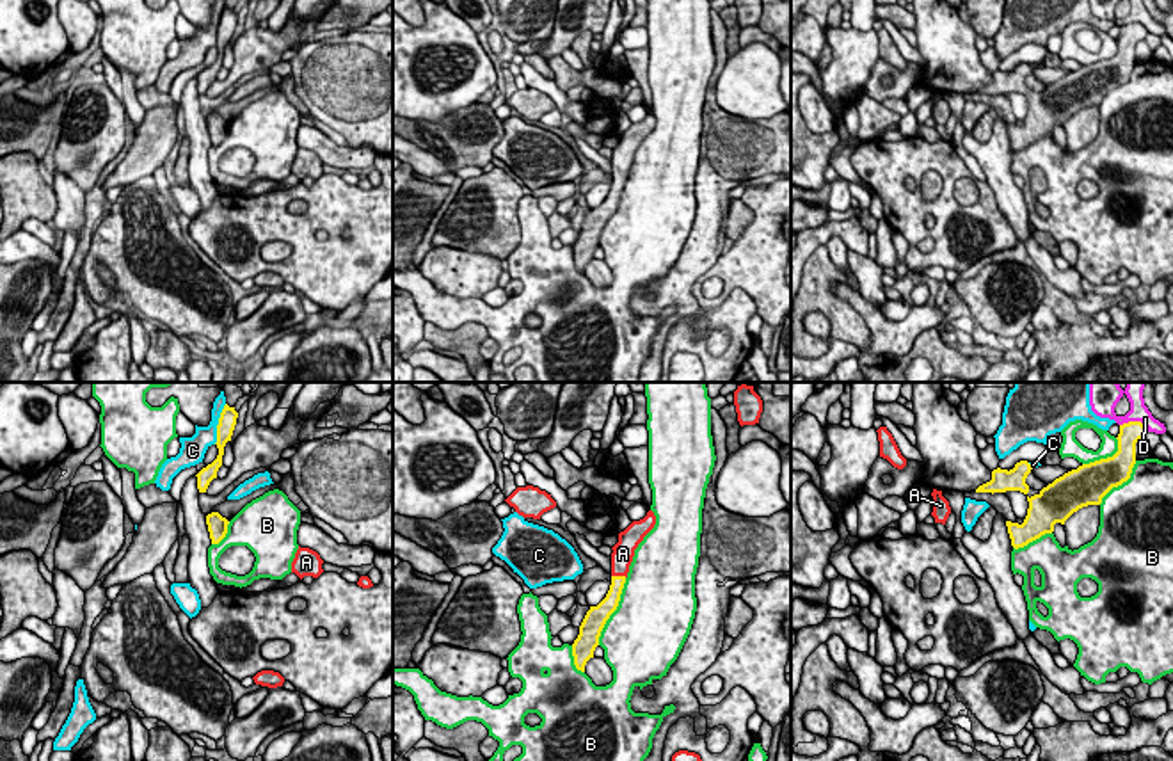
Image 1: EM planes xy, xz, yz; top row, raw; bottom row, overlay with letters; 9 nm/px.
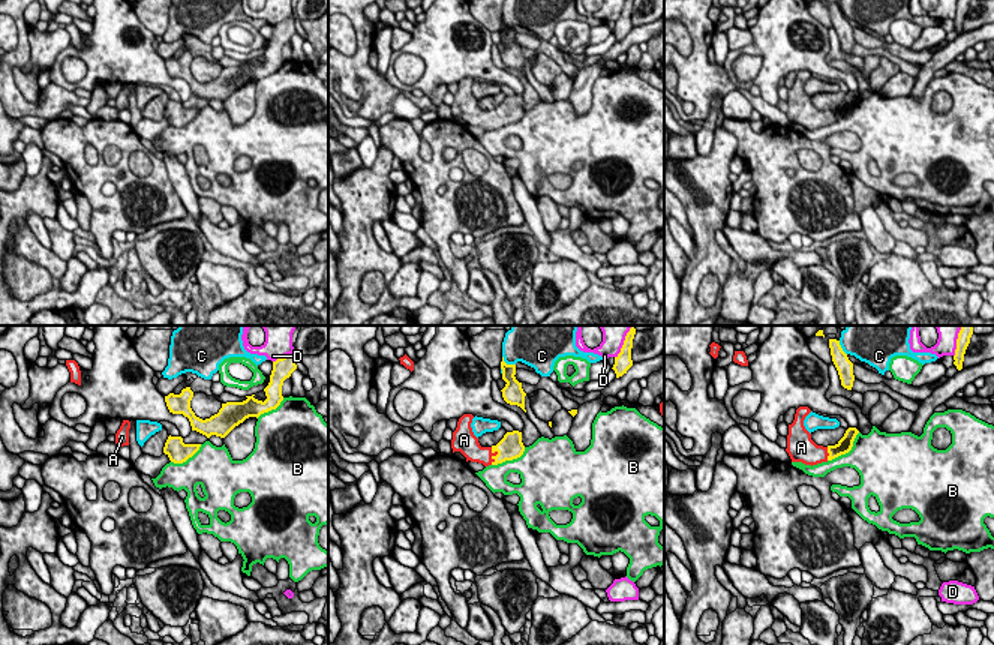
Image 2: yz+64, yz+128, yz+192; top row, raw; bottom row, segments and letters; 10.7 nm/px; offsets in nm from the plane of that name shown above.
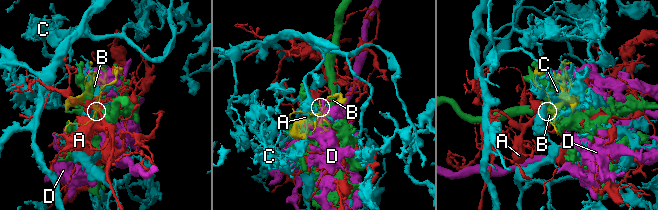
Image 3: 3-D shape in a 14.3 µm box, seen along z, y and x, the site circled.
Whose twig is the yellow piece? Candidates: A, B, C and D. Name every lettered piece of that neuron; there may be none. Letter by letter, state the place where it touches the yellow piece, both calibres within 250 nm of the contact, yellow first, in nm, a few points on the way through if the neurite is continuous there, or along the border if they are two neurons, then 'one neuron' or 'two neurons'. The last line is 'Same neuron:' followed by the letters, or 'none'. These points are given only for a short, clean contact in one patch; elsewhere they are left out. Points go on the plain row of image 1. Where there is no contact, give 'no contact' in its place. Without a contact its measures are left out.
A: meets yellow in xz at (619, 178); 140 nm thick on the yellow side, 190 nm on the other; one neuron
B: meets yellow in xz at (614, 212); 200 nm thick on the yellow side, 500 nm on the other; two neurons
C: meets yellow in xy at (219, 25); 160 nm thick on the yellow side, 190 nm on the other; two neurons
D: meets yellow in yz at (1134, 24); 200 nm thick on the yellow side, 160 nm on the other; two neurons
Same neuron: A

